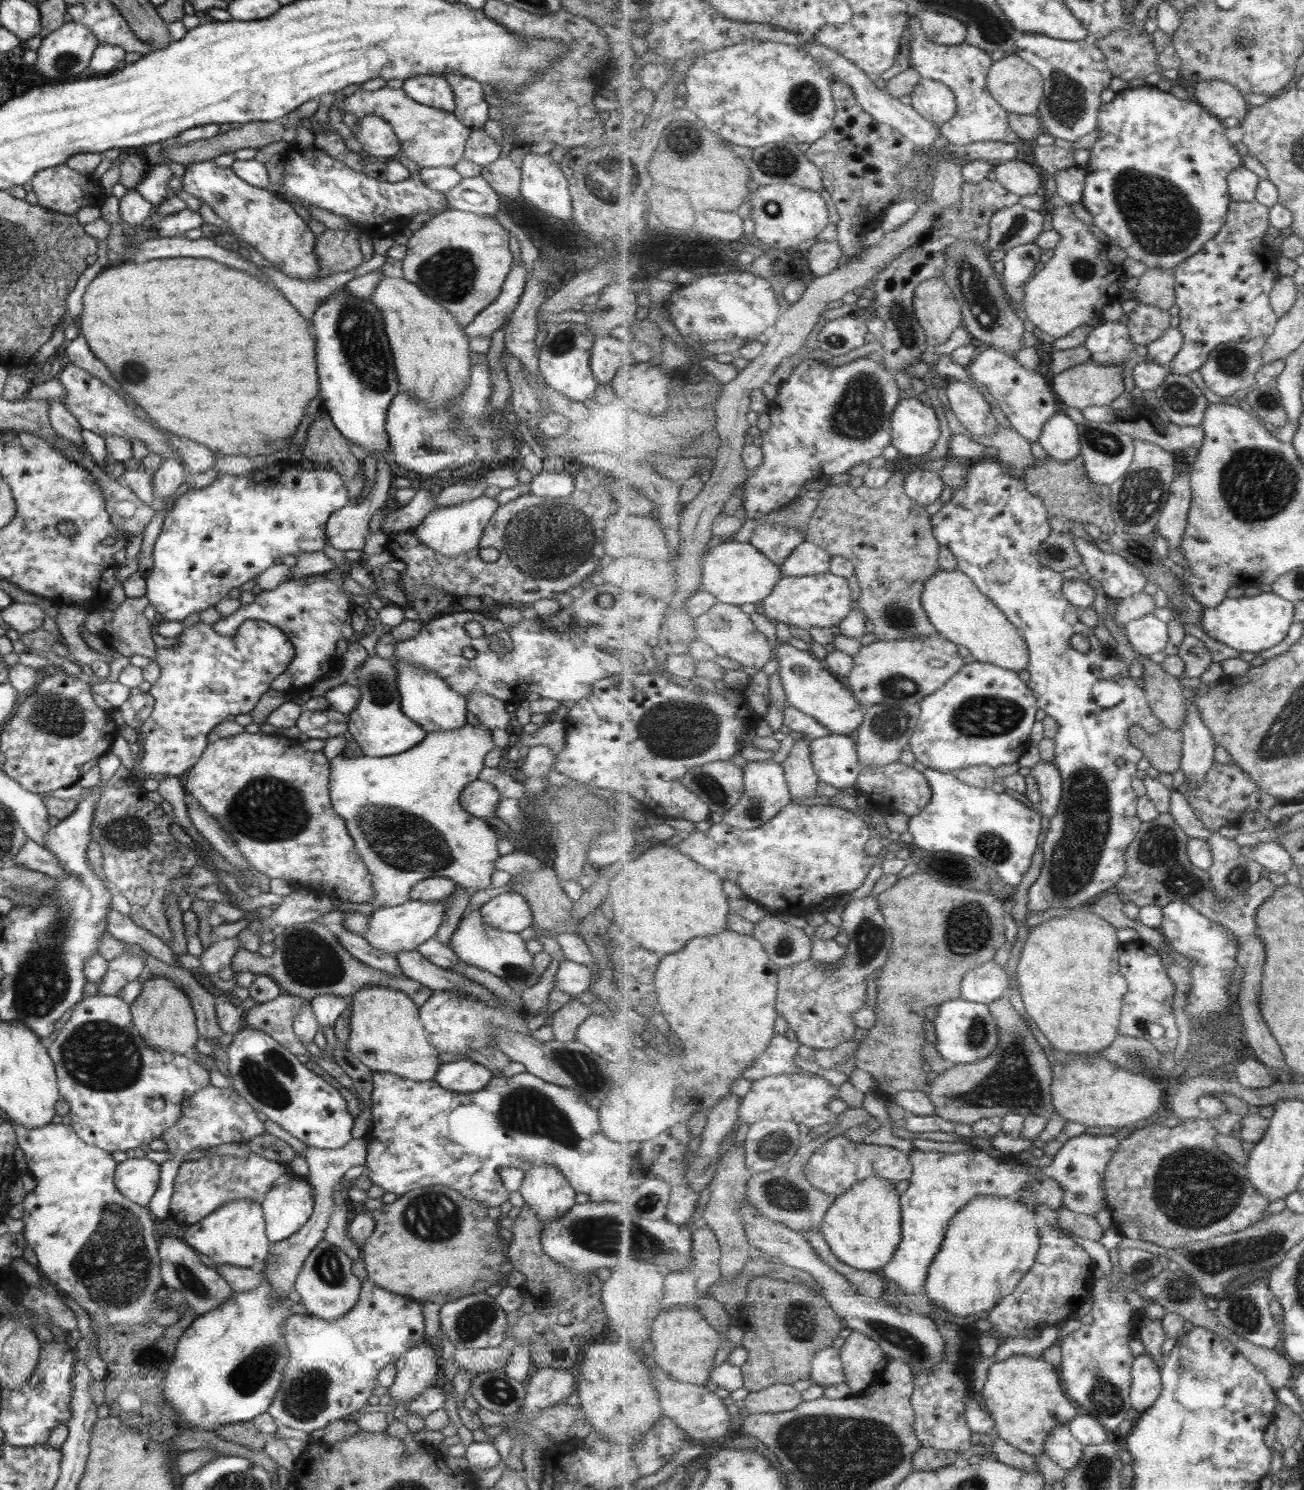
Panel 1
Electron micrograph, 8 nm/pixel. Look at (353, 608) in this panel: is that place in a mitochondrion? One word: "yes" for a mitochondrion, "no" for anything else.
no

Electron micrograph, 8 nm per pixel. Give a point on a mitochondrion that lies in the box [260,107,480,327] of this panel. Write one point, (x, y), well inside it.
(449, 275)

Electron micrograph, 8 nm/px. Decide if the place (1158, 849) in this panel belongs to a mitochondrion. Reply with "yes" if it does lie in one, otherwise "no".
yes

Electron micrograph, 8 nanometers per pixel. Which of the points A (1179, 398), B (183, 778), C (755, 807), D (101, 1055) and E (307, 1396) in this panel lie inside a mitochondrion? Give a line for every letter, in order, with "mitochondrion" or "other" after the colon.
A: mitochondrion
B: other
C: mitochondrion
D: mitochondrion
E: mitochondrion

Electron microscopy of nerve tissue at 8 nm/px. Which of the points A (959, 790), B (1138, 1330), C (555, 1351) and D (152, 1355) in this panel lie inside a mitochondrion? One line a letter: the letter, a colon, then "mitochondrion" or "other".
A: other
B: other
C: mitochondrion
D: other

